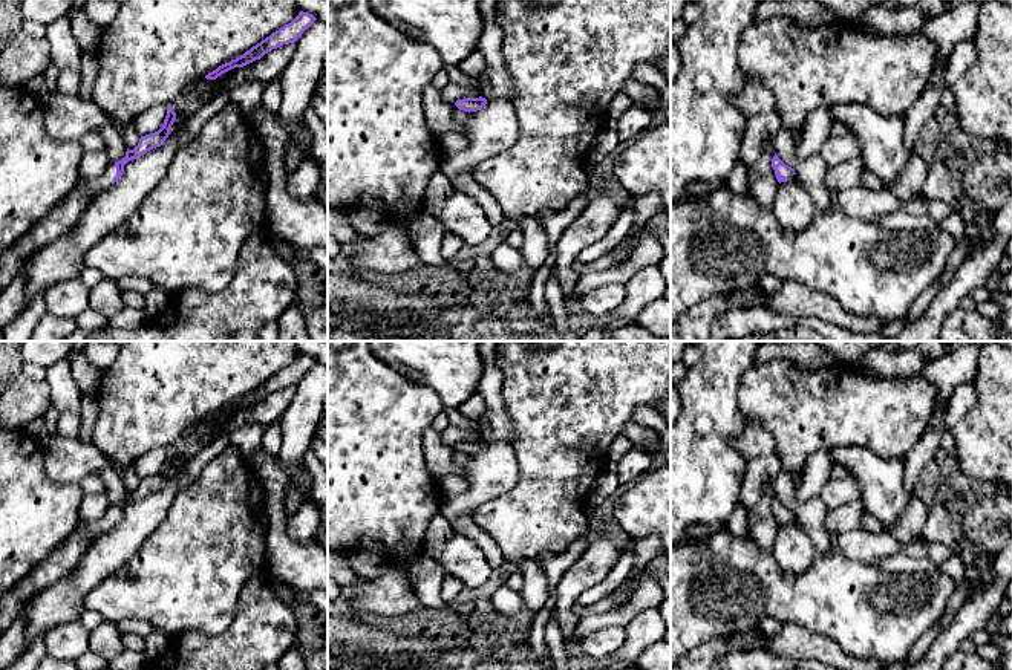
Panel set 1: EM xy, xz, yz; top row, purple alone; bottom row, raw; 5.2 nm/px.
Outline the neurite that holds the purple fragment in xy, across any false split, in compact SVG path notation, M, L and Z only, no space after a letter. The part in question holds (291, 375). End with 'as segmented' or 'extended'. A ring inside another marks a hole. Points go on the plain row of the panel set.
M300 353L291 366L273 375L269 379L253 389L250 393L246 393L236 402L231 402L230 405L219 408L216 413L205 418L205 421L216 422L222 416L234 410L243 410L256 402L260 402L265 396L271 395L273 392L277 392L288 385L295 385L315 363L317 361L312 356Z; as segmented

